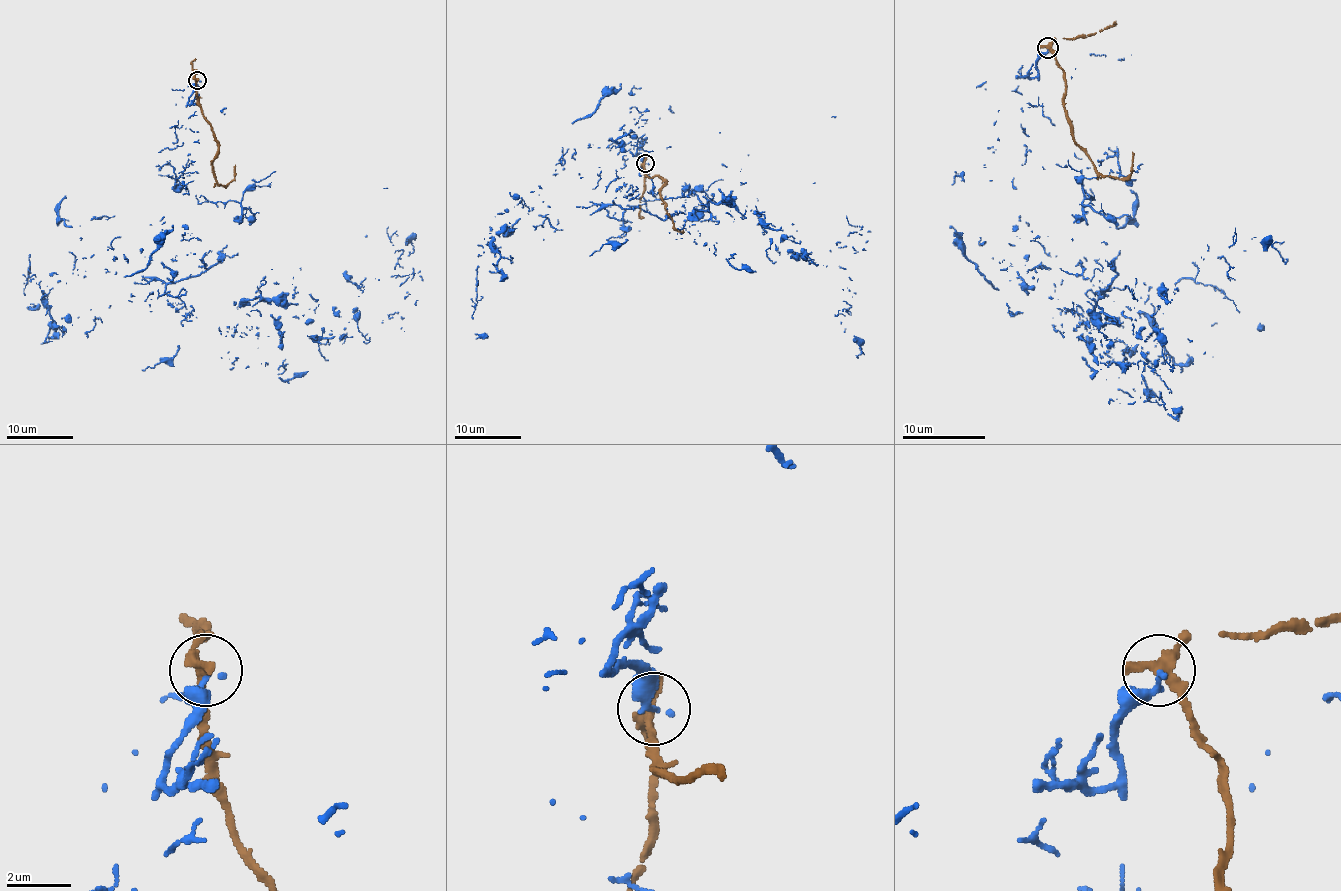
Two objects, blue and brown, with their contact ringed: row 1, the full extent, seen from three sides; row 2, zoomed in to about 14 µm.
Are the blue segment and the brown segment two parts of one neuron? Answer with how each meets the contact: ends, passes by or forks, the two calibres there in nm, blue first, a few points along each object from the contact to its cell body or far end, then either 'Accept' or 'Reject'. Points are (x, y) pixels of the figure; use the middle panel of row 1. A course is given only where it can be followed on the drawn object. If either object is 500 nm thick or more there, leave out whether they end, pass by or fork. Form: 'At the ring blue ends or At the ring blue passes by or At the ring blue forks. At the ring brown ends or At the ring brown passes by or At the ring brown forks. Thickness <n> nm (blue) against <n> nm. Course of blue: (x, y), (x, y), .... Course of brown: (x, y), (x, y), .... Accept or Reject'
At the ring blue ends. At the ring brown passes by. Thickness 280 nm (blue) against 340 nm. Course of blue: (644, 162), (632, 196), (701, 214), (617, 206), (751, 209), (843, 268), (835, 115). Course of brown: (644, 162), (644, 174), (647, 177), (659, 176), (666, 182), (661, 189), (661, 201), (674, 226), (683, 231). Reject

